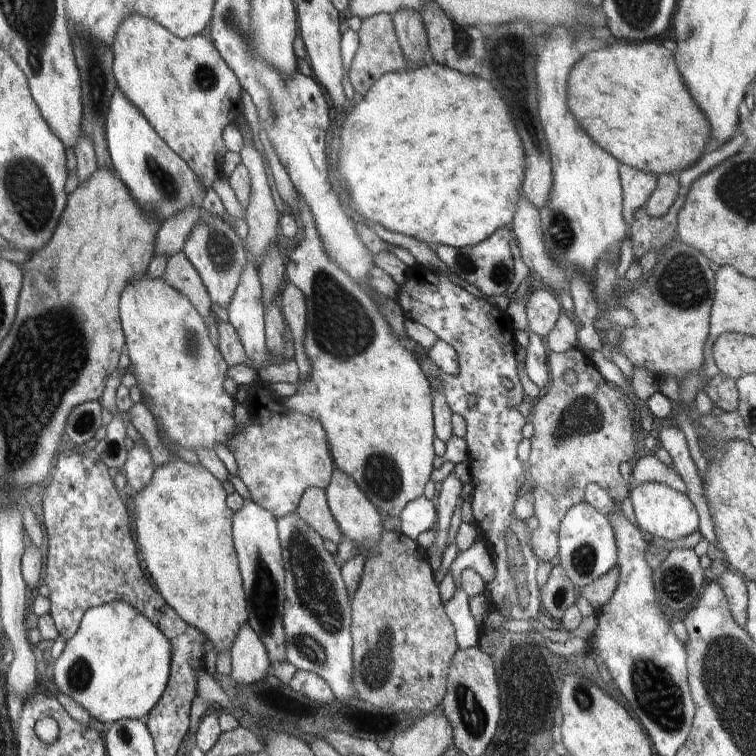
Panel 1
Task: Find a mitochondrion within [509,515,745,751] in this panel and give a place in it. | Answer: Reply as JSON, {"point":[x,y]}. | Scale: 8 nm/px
{"point":[659,698]}

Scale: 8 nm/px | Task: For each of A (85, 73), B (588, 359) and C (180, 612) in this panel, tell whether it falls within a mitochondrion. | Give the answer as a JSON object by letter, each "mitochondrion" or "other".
{"A":"other","B":"other","C":"other"}

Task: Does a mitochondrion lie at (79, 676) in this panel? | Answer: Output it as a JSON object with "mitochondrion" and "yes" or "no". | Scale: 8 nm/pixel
{"mitochondrion":"yes"}

